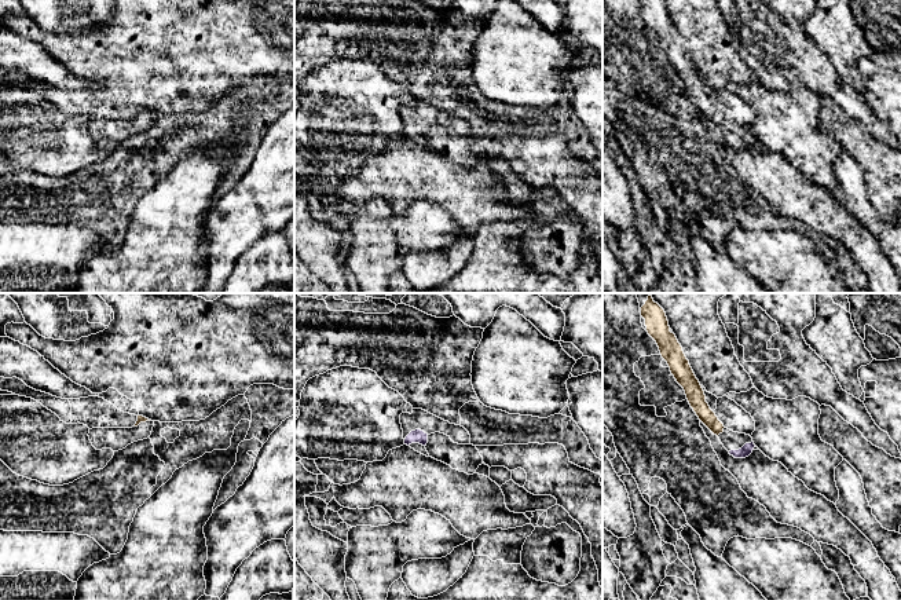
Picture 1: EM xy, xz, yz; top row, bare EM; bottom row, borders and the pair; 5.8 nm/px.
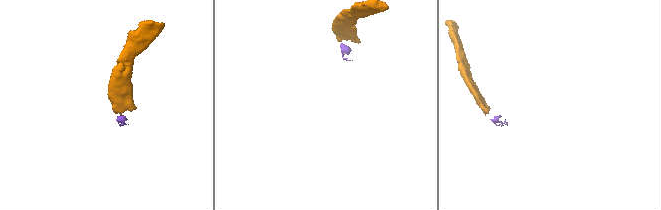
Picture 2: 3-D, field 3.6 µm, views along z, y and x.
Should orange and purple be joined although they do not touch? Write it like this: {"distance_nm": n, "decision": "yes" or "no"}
{"distance_nm": 120, "decision": "yes"}

